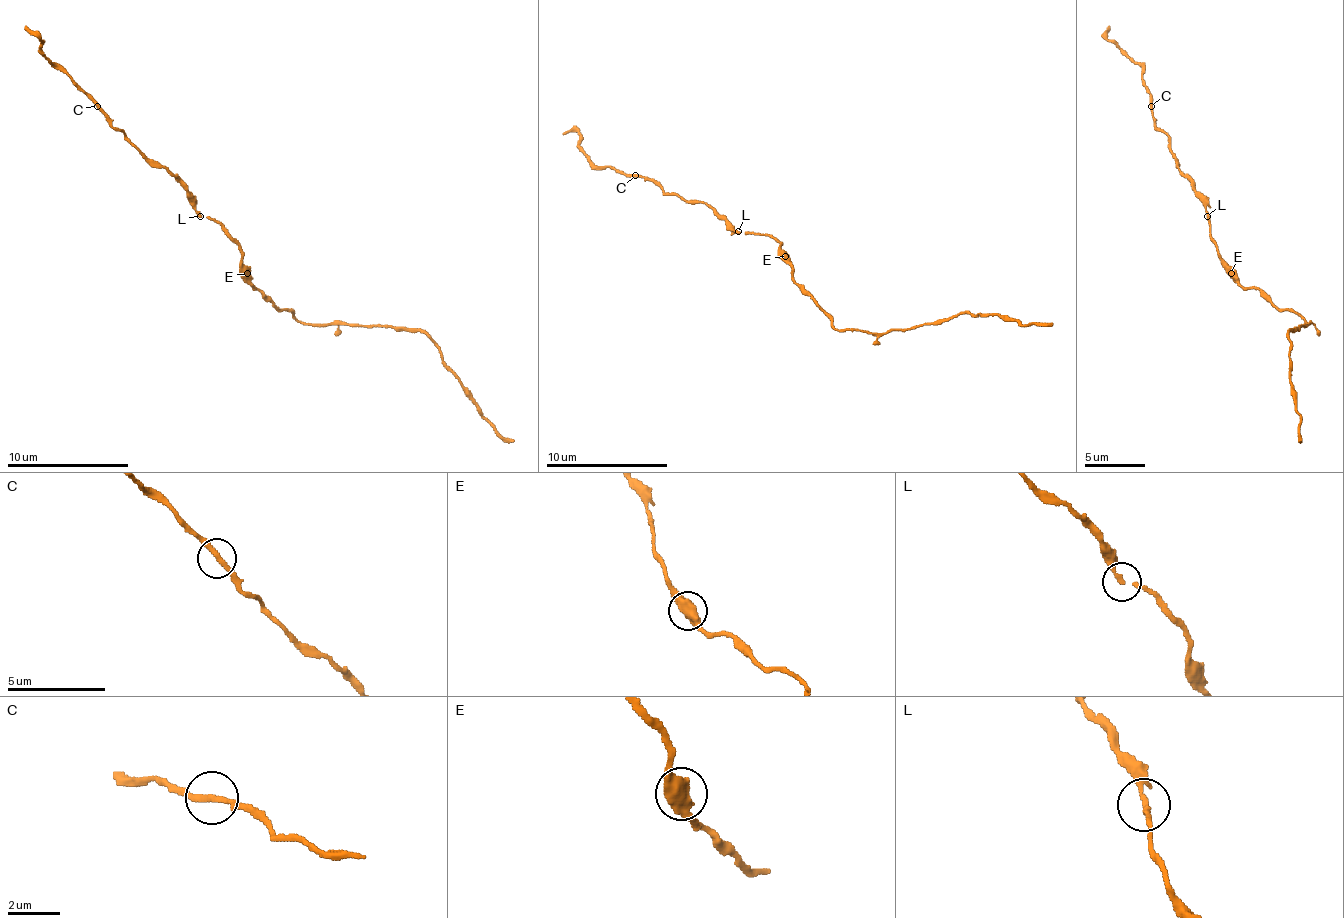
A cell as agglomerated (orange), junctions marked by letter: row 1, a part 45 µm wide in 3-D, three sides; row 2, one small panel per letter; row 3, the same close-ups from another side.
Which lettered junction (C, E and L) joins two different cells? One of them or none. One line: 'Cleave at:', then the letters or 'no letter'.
Cleave at: no letter

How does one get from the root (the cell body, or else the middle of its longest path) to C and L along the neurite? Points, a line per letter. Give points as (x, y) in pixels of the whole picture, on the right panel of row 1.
C: (1237, 279), (1209, 233), (1206, 200), (1179, 172), (1179, 160), (1170, 148), (1170, 139), (1155, 124), (1152, 105)
L: (1237, 279), (1237, 272), (1221, 257), (1218, 245), (1209, 233), (1206, 215)

